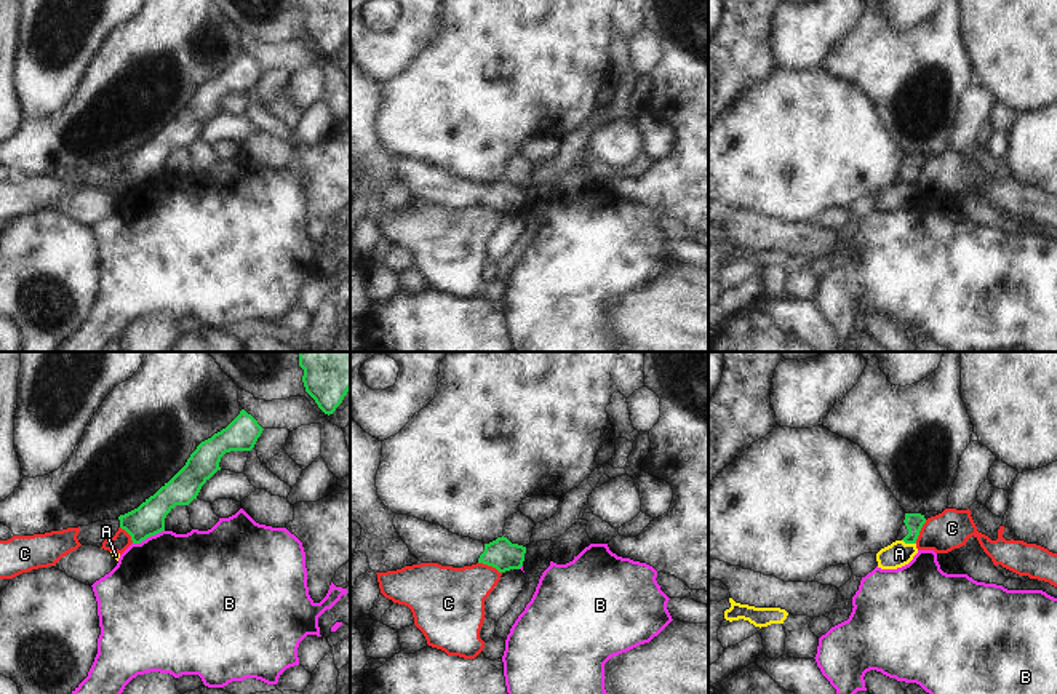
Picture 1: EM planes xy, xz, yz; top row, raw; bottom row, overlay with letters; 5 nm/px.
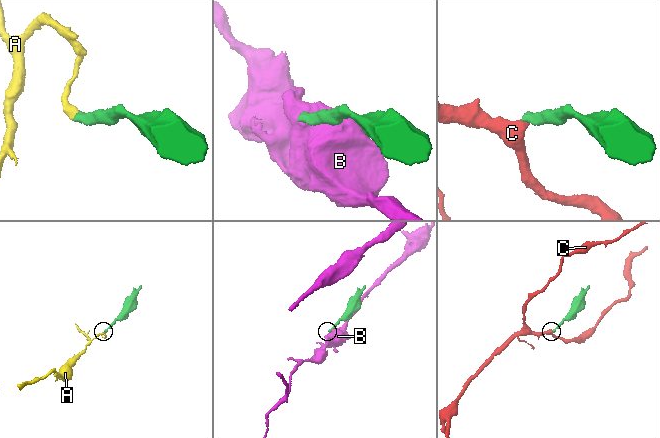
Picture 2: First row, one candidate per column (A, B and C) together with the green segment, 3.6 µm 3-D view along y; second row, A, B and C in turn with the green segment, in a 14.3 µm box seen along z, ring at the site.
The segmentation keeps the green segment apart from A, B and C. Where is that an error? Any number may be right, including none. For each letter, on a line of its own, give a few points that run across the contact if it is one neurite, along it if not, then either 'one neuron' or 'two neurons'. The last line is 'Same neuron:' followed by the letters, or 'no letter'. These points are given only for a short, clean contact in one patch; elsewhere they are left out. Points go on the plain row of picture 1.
A: line yz (902, 181), (915, 186); two neurons
B: line xy (163, 171), (133, 186); two neurons
C: line xz (478, 203), (494, 208), (501, 215); two neurons
Same neuron: no letter

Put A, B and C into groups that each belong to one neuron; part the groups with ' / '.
A / B / C

